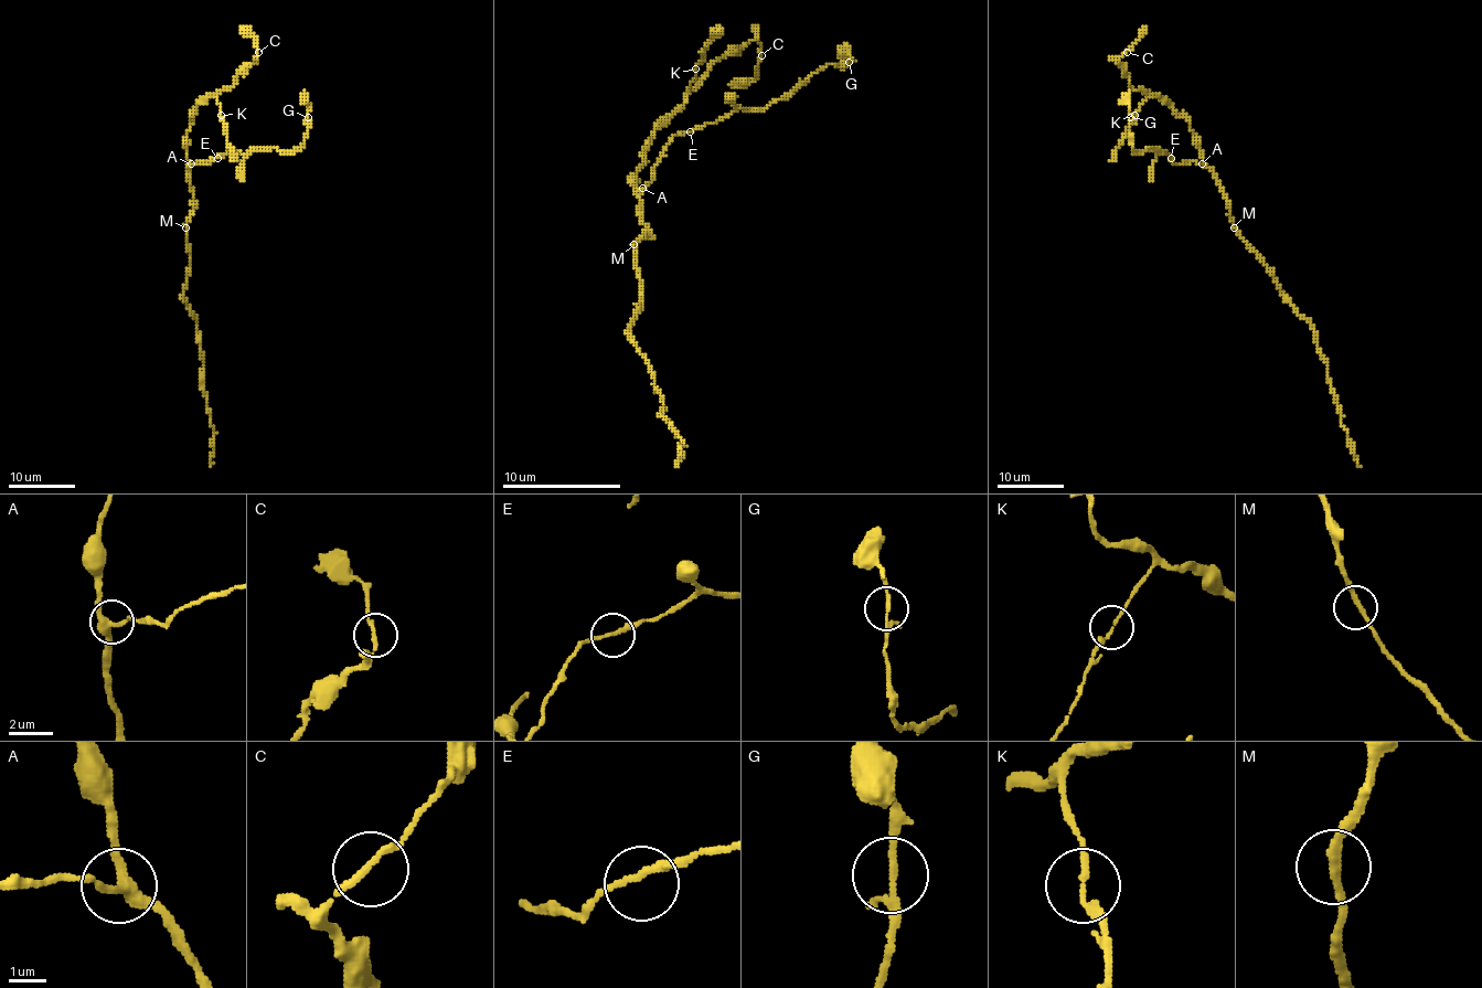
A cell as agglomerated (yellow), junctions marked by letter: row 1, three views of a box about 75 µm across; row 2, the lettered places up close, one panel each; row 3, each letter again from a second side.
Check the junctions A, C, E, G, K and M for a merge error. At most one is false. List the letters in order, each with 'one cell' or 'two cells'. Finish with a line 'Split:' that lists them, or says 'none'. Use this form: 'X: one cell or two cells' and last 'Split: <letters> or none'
A: one cell
C: one cell
E: one cell
G: one cell
K: one cell
M: one cell
Split: none

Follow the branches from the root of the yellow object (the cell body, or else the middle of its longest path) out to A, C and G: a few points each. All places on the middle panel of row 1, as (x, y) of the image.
A: (637, 247), (646, 235), (646, 226), (640, 218), (642, 188)
C: (637, 247), (646, 235), (637, 191), (646, 141), (714, 61), (737, 55), (753, 40), (761, 55)
G: (637, 247), (646, 235), (640, 191), (675, 135), (740, 108), (767, 108), (829, 64), (850, 61)

